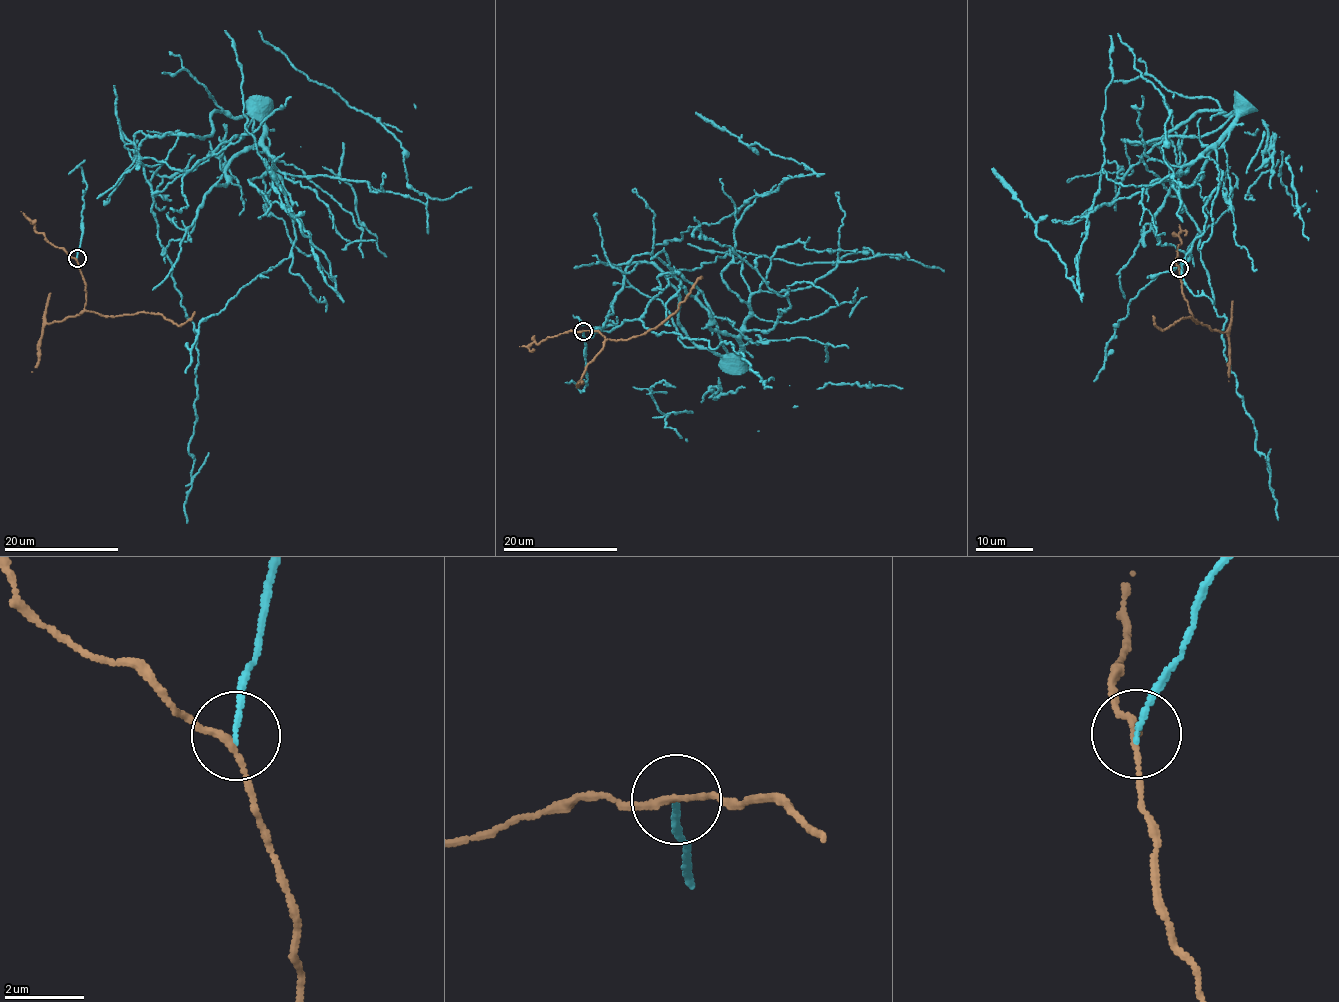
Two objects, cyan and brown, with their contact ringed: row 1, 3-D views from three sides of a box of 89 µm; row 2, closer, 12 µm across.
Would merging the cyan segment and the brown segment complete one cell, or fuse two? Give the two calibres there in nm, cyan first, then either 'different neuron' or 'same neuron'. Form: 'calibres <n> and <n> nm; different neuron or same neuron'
calibres 130 and 150 nm; different neuron

